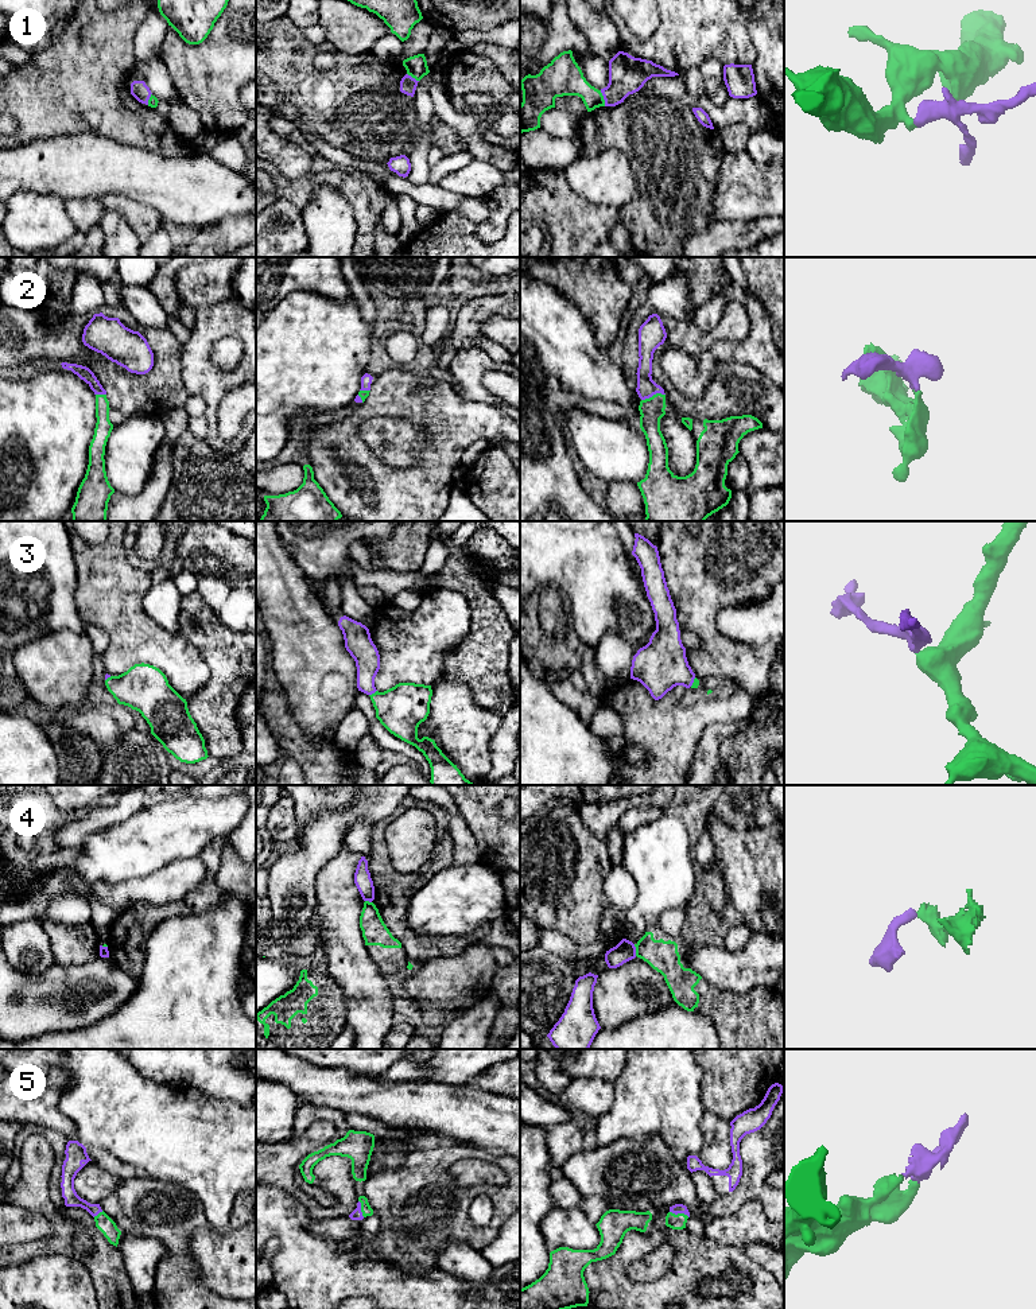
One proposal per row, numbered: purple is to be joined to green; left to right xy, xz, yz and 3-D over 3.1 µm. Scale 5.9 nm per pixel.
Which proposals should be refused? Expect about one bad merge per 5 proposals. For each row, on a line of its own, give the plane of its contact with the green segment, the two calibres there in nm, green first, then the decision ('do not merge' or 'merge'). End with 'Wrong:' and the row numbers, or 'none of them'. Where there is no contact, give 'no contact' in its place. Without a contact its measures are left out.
1: contact in yz; calibres 200 and 220 nm; merge
2: contact in yz; calibres 140 and 110 nm; merge
3: contact in xz; calibres 280 and 150 nm; merge
4: contact in yz; calibres 190 and 120 nm; do not merge
5: contact in yz; calibres 100 and 60 nm; merge
Wrong: 4

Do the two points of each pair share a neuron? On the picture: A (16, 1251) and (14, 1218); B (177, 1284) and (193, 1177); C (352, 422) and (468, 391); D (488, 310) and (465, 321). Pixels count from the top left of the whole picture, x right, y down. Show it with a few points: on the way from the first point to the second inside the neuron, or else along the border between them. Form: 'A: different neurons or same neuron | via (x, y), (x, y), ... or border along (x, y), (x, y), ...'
A: different neurons | border along (47, 1238), (39, 1242), (14, 1245)
B: different neurons | border along (160, 1180), (190, 1191), (198, 1199), (206, 1218)
C: different neurons | border along (451, 388), (464, 399), (480, 400), (487, 404)
D: same neuron | via (482, 310), (477, 310), (470, 317)

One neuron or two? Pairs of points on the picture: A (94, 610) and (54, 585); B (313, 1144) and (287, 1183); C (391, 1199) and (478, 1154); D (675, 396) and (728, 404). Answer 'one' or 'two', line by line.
A: two
B: one
C: one
D: one

